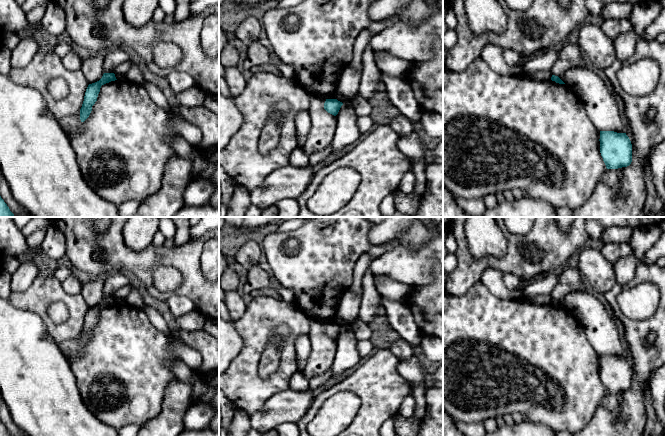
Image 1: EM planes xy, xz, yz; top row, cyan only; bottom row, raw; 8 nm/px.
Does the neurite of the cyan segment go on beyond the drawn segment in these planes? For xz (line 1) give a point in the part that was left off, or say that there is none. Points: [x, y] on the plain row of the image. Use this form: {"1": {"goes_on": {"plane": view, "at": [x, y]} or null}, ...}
{"1": {"goes_on": null}}

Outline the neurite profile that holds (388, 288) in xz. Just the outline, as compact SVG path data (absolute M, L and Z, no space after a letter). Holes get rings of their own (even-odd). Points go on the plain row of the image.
M374 277L374 285L383 298L394 301L406 301L412 292L411 285L396 282L388 277Z

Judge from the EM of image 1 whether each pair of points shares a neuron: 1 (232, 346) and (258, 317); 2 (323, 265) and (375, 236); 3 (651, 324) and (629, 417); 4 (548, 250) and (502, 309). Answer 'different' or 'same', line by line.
1: different
2: different
3: same
4: different

